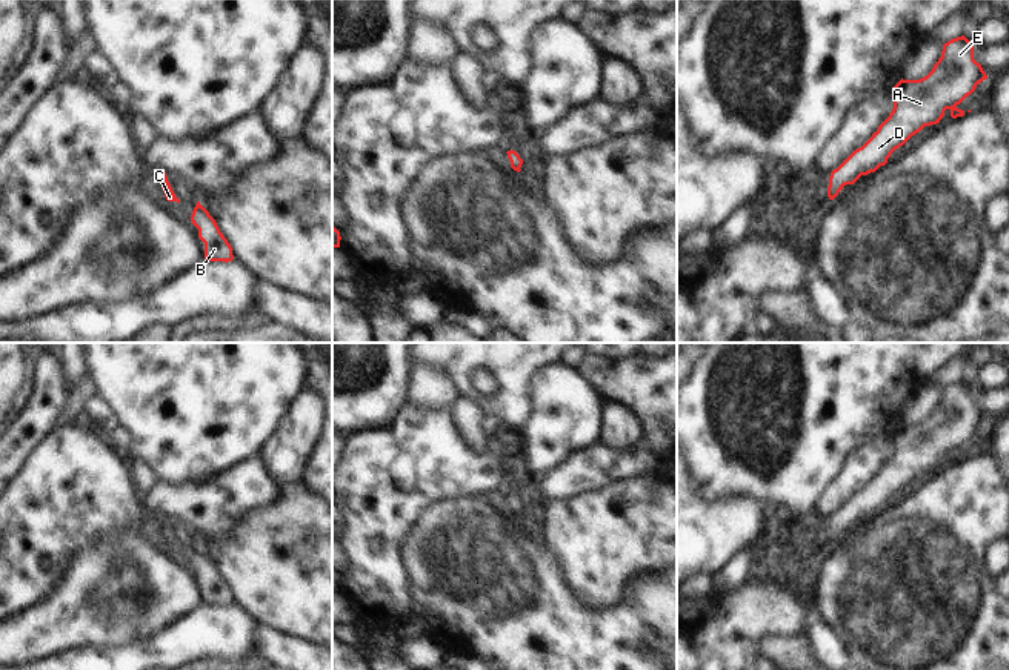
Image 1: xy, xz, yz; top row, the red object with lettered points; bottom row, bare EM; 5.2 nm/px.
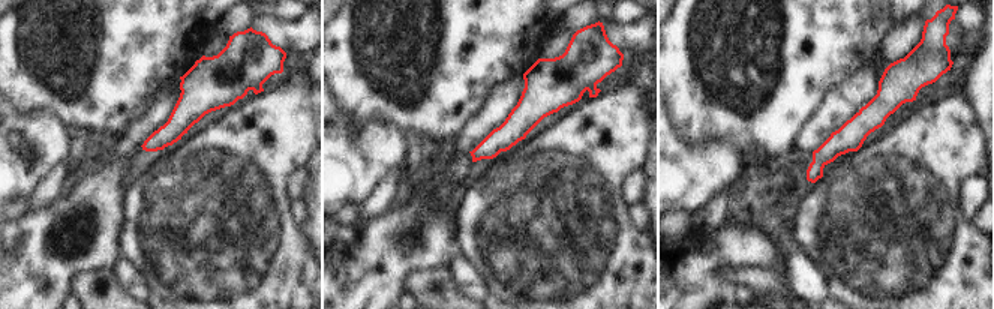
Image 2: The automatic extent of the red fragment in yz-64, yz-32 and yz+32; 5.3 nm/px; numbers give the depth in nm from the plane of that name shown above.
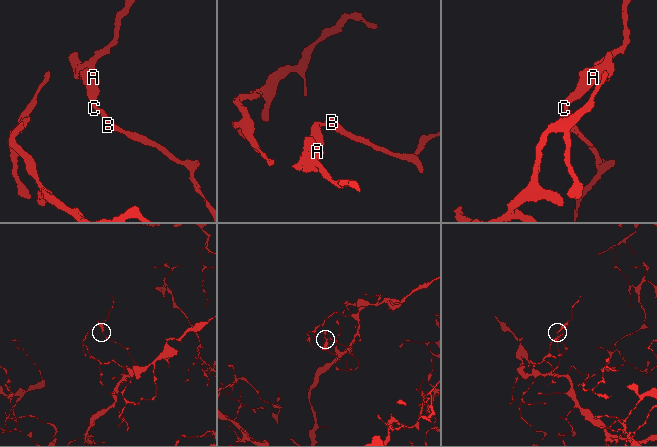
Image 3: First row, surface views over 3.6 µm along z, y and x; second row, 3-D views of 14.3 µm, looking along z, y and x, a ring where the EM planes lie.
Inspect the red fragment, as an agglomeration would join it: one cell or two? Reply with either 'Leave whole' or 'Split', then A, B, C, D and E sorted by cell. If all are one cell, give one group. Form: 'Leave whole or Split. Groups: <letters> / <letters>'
Leave whole. Groups: A B C D E.

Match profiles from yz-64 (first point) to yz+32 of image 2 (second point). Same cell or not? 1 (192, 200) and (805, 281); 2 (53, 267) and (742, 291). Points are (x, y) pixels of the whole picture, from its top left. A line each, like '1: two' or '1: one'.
1: two
2: two

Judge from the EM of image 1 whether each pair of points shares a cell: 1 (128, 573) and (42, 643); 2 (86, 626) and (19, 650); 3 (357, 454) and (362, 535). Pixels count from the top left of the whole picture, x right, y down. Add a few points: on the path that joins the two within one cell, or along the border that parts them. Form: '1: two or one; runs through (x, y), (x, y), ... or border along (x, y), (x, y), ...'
1: one; runs through (106, 595), (63, 621)
2: one; runs through (69, 626), (53, 626), (36, 641)
3: one; runs through (362, 474), (362, 515)

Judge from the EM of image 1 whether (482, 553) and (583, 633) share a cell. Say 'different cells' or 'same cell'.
same cell

